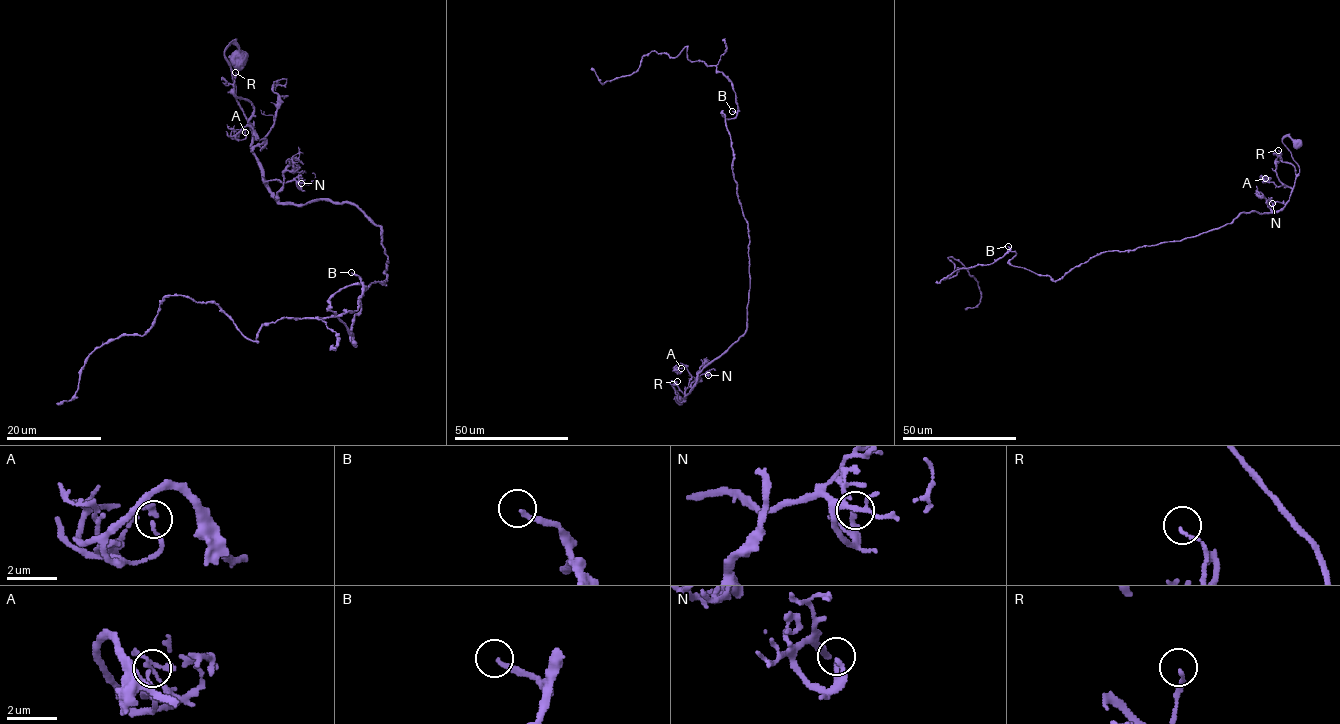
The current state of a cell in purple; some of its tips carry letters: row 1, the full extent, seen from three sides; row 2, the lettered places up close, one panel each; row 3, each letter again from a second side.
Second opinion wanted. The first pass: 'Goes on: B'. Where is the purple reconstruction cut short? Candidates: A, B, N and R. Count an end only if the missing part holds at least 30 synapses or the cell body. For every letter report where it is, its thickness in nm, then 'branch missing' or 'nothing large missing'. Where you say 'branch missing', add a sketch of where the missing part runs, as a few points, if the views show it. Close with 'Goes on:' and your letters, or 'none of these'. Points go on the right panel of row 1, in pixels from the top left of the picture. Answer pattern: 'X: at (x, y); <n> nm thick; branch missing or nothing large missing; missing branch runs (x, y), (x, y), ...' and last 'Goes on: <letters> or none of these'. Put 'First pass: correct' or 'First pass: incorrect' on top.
First pass: correct
A: at (1265, 178); 120 nm thick; nothing large missing
B: at (1008, 246); 170 nm thick; branch missing; missing branch runs (1008, 246), (998, 209), (1030, 171), (1054, 104), (1042, 96), (1056, 90), (1054, 71), (1033, 58)
N: at (1272, 203); 150 nm thick; nothing large missing
R: at (1278, 150); 110 nm thick; nothing large missing
Goes on: B

